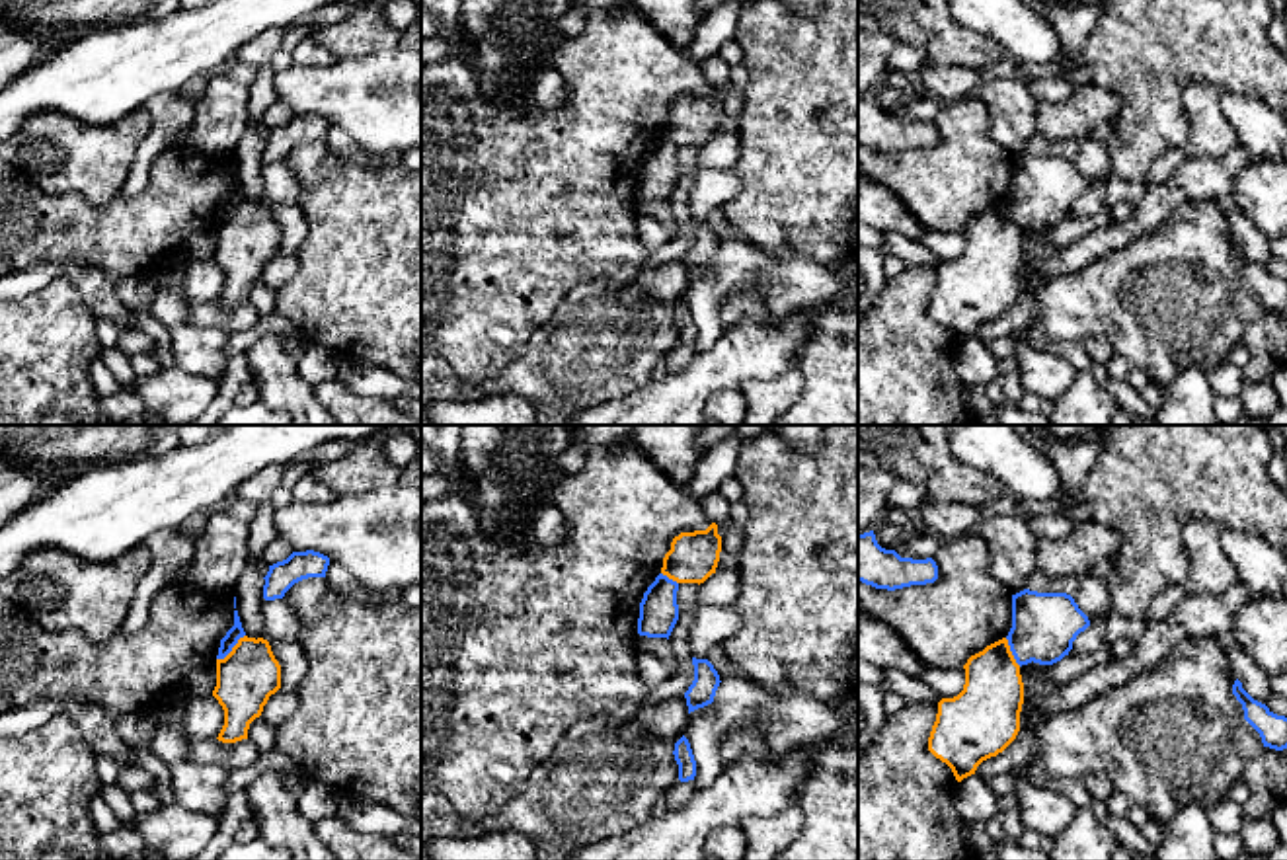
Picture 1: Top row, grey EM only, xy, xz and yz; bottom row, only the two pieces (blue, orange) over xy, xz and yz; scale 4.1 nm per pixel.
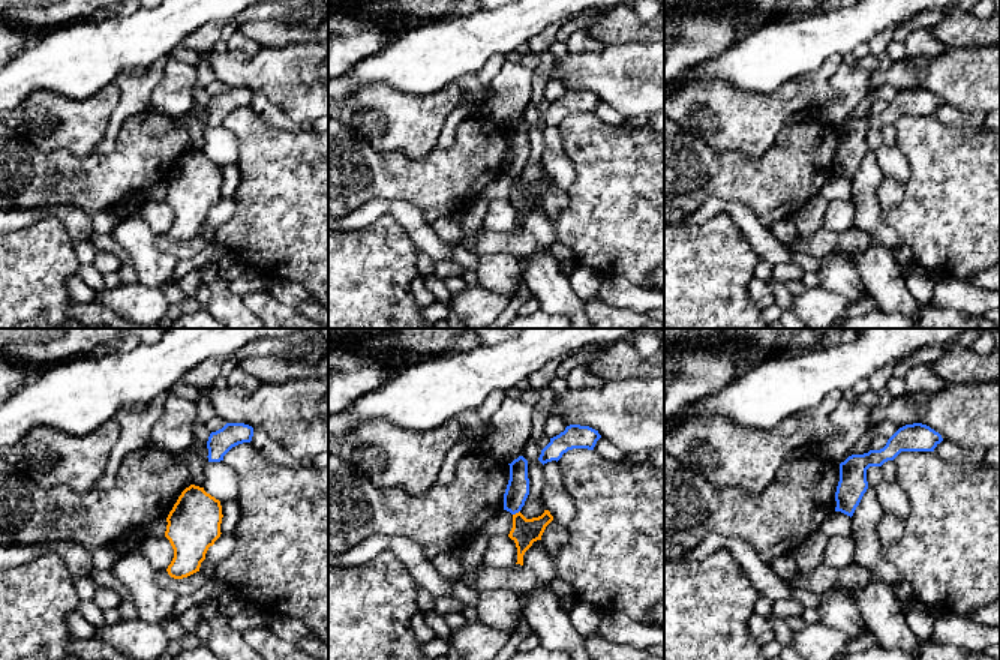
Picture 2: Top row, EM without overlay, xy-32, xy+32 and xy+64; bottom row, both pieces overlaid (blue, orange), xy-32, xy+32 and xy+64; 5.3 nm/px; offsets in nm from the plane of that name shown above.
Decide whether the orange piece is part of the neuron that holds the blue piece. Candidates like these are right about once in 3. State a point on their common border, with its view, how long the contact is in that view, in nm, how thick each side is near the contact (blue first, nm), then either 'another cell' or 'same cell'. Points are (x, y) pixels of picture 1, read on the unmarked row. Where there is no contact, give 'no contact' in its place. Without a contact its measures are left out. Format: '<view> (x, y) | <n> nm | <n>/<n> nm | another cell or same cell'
xy (231, 213) | 160 nm | 60/240 nm | another cell

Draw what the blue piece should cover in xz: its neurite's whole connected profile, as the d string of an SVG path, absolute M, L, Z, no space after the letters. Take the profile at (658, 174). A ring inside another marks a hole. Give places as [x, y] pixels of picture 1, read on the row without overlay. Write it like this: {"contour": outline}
{"contour": "M659 137L640 166L638 197L647 201L671 199L679 183L679 146Z"}

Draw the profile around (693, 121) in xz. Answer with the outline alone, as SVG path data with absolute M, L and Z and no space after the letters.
M716 86L706 94L681 96L663 121L661 137L677 146L700 148L716 137L720 115L722 99Z

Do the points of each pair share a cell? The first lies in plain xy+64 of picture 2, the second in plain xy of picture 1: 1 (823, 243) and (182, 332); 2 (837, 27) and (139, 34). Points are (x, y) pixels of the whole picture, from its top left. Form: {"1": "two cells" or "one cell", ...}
{"1": "two cells", "2": "one cell"}

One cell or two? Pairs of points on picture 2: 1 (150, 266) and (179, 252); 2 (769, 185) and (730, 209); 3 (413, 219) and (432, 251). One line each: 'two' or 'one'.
1: two
2: two
3: one

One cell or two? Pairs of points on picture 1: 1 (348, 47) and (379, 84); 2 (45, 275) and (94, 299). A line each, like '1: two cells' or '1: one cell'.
1: two cells
2: one cell

